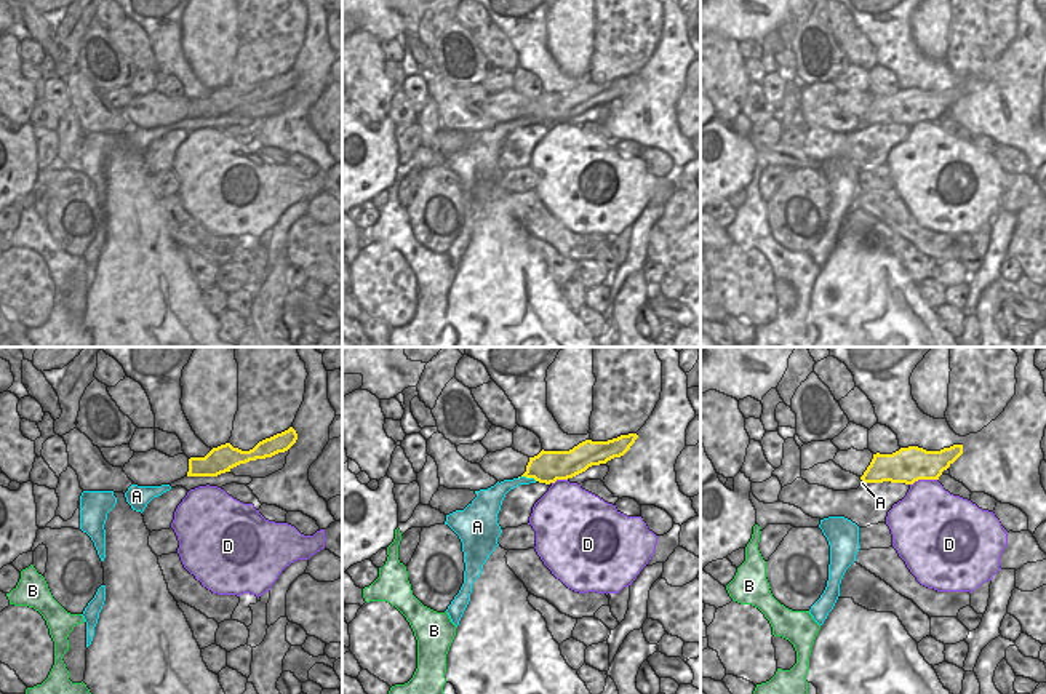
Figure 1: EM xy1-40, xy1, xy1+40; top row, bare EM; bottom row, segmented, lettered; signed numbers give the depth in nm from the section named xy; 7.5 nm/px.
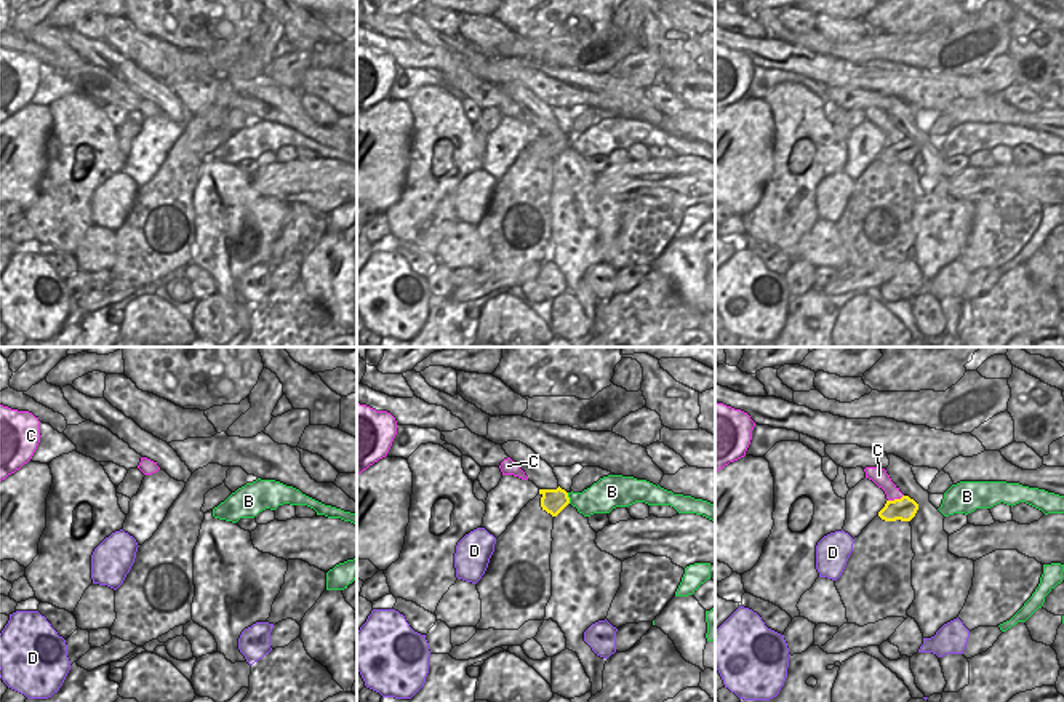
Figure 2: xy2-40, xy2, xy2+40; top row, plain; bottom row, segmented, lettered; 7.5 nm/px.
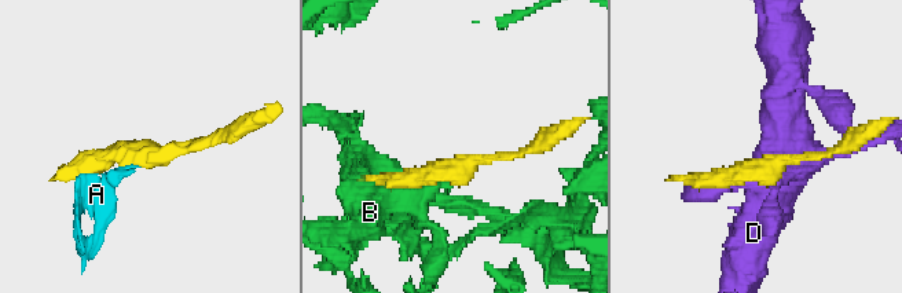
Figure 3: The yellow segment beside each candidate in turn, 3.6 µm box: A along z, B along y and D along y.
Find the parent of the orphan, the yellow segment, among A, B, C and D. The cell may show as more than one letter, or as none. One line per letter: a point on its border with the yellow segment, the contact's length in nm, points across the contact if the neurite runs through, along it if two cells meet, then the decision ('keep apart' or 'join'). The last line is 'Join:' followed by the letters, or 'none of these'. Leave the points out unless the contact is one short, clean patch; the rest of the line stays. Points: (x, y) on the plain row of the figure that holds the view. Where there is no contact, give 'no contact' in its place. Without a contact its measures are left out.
A: xy1 (528, 119) | 150 nm | along xy1 (519, 119), (533, 119), (536, 122) | keep apart
B: xy2 (568, 139) | 90 nm | keep apart
C: xy2+40 (895, 141) | 130 nm | along xy2+40 (903, 136), (888, 143) | keep apart
D: xy1+40 (923, 120) | 200 nm | keep apart
Join: none of these

